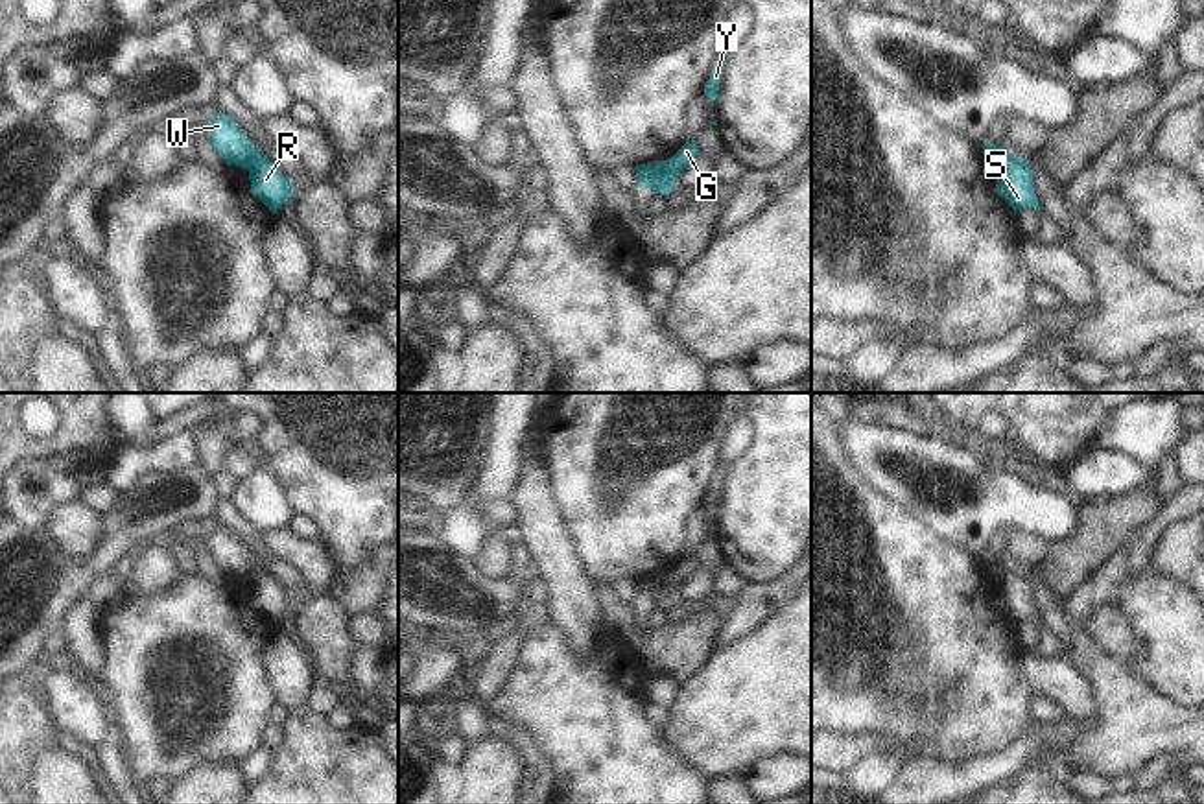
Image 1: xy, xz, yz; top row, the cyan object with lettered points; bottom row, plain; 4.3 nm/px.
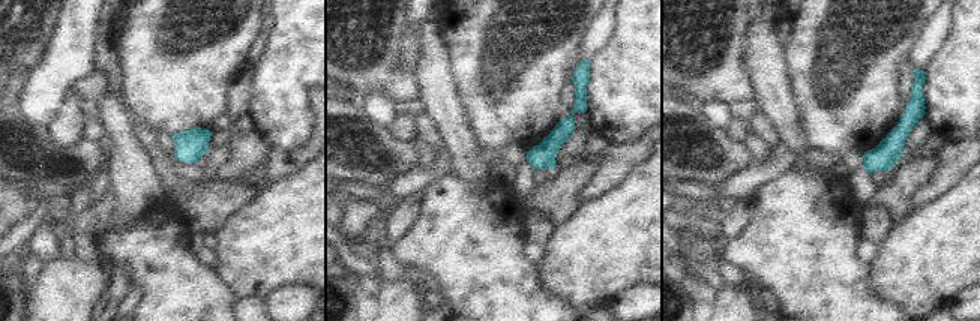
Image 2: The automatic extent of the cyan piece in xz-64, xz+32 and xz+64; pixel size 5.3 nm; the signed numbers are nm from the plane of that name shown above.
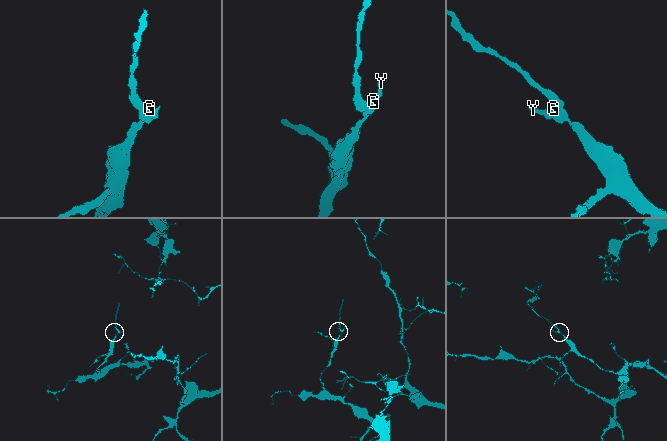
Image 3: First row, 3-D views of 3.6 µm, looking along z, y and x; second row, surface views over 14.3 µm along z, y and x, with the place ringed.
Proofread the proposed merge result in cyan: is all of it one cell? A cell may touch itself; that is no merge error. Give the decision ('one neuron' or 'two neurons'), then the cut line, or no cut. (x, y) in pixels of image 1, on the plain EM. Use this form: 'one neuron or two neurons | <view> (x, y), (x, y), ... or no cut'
two neurons | xz (666, 574), (666, 581), (648, 598)

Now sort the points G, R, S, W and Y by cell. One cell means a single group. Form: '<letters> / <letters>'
G R S Y / W

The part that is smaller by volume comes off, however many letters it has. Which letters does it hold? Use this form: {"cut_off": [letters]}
{"cut_off": ["W"]}

